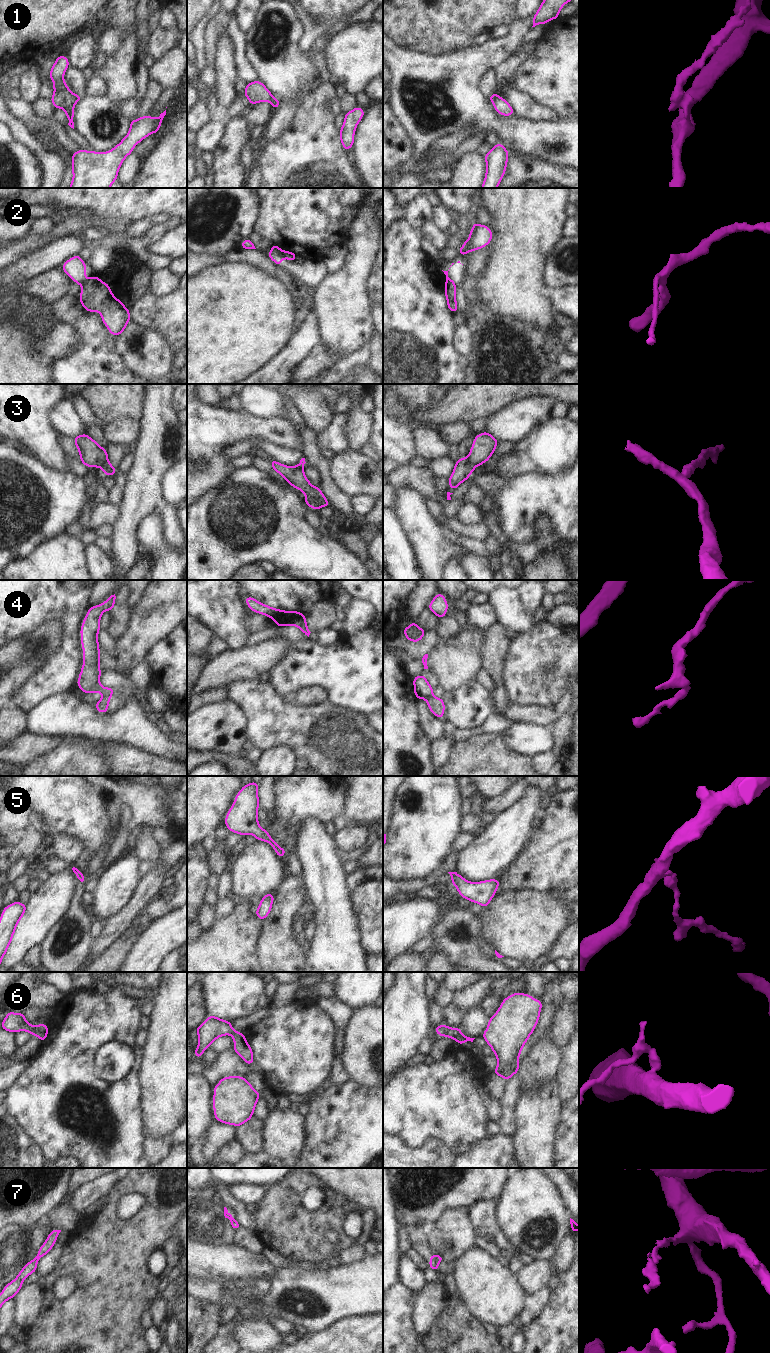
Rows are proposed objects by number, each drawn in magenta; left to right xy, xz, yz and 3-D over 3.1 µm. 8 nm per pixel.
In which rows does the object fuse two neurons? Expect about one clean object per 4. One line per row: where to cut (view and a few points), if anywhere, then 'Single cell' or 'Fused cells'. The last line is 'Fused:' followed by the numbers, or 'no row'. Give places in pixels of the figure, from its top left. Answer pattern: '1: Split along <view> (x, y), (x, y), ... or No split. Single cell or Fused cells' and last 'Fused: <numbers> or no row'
1: Split along xz (274, 98), (271, 102). Fused cells
2: Split along xz (282, 250), (281, 258). Fused cells
3: Split along xy (107, 458), (98, 466). Fused cells
4: Split along xy (103, 694), (111, 695). Fused cells
5: No split. Single cell
6: Split along yz (445, 1025), (444, 1032), (441, 1035). Fused cells
7: Split along xy (35, 1257), (38, 1260). Fused cells
Fused: 1, 2, 3, 4, 6, 7

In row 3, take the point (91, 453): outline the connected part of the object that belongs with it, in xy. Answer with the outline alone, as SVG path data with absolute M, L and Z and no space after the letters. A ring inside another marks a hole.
M86 433L73 439L79 451L80 461L86 467L99 467L104 459L108 459L107 451Z

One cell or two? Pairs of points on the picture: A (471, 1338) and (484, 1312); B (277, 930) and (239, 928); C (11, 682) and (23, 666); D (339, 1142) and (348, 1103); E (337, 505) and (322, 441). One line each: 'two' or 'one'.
A: two
B: two
C: one
D: one
E: two

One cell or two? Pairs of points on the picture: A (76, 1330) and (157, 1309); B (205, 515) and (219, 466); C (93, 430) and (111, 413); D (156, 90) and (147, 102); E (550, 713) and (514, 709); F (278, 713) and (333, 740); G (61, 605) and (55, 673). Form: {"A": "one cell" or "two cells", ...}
{"A": "two cells", "B": "two cells", "C": "two cells", "D": "one cell", "E": "one cell", "F": "one cell", "G": "one cell"}

